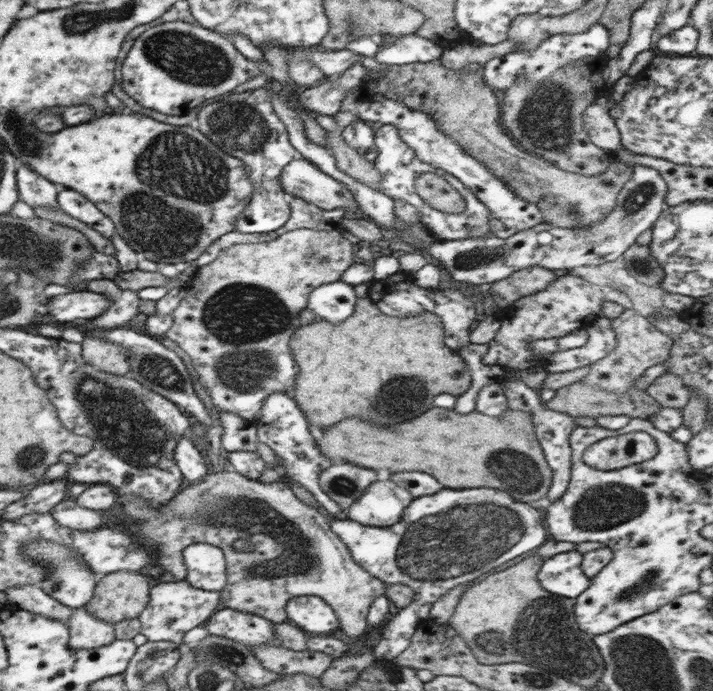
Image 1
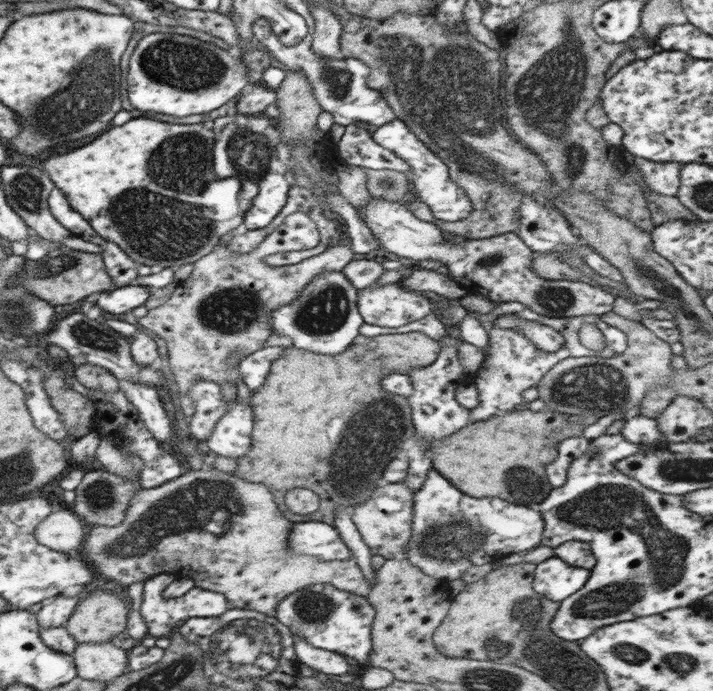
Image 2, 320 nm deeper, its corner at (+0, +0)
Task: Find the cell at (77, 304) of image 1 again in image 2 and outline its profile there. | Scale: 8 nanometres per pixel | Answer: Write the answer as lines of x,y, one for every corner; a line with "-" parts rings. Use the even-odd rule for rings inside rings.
129,284
110,291
102,291
94,296
93,301
103,315
119,315
143,305
151,292
152,290
145,286

